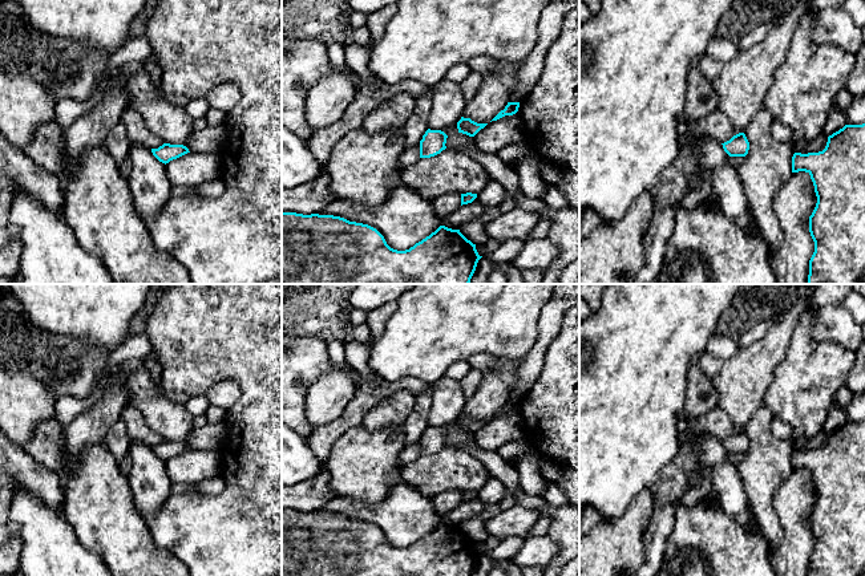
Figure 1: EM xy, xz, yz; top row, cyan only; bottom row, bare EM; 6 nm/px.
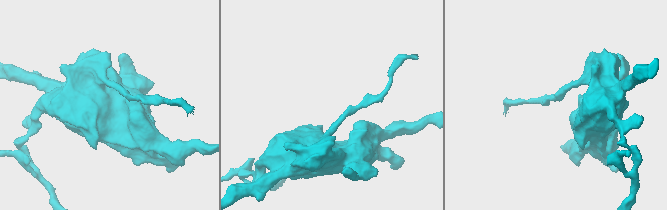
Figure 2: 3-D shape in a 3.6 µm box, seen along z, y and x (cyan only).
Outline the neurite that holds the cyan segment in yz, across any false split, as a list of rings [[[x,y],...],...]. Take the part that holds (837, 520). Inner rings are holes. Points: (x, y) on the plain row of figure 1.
[[[865,421],[845,422],[818,450],[795,450],[792,470],[811,472],[817,494],[809,514],[815,549],[808,576],[865,576]]]

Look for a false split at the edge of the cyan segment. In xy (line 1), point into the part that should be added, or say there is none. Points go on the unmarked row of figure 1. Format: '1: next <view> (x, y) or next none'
1: next none

